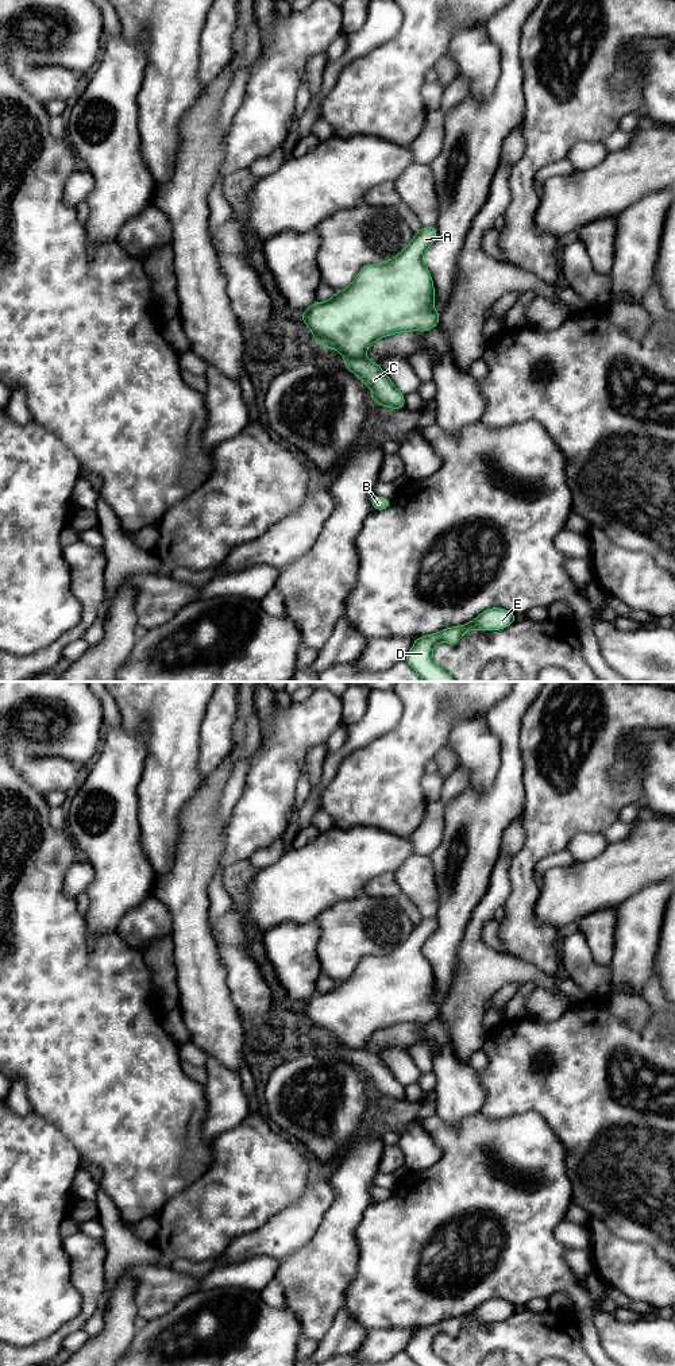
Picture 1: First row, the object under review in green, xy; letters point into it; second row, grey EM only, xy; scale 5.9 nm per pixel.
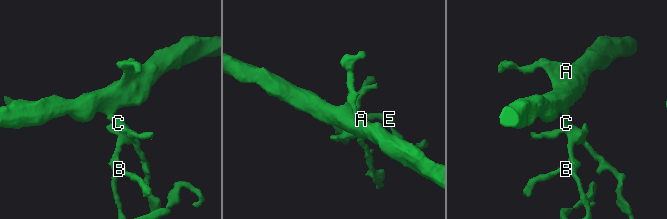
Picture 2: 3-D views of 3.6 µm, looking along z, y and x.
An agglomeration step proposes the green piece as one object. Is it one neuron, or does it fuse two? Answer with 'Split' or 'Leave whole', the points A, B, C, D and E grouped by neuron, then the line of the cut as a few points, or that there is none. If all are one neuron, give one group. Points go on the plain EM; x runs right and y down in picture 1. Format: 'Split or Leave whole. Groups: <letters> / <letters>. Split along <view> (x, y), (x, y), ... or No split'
Split. Groups: A / B C D E. Split along xy (363, 1046), (350, 1049), (346, 1053)

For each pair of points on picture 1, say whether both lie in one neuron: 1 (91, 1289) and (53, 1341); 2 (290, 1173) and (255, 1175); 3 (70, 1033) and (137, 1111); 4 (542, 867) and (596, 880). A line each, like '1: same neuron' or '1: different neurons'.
1: same neuron
2: same neuron
3: same neuron
4: different neurons

